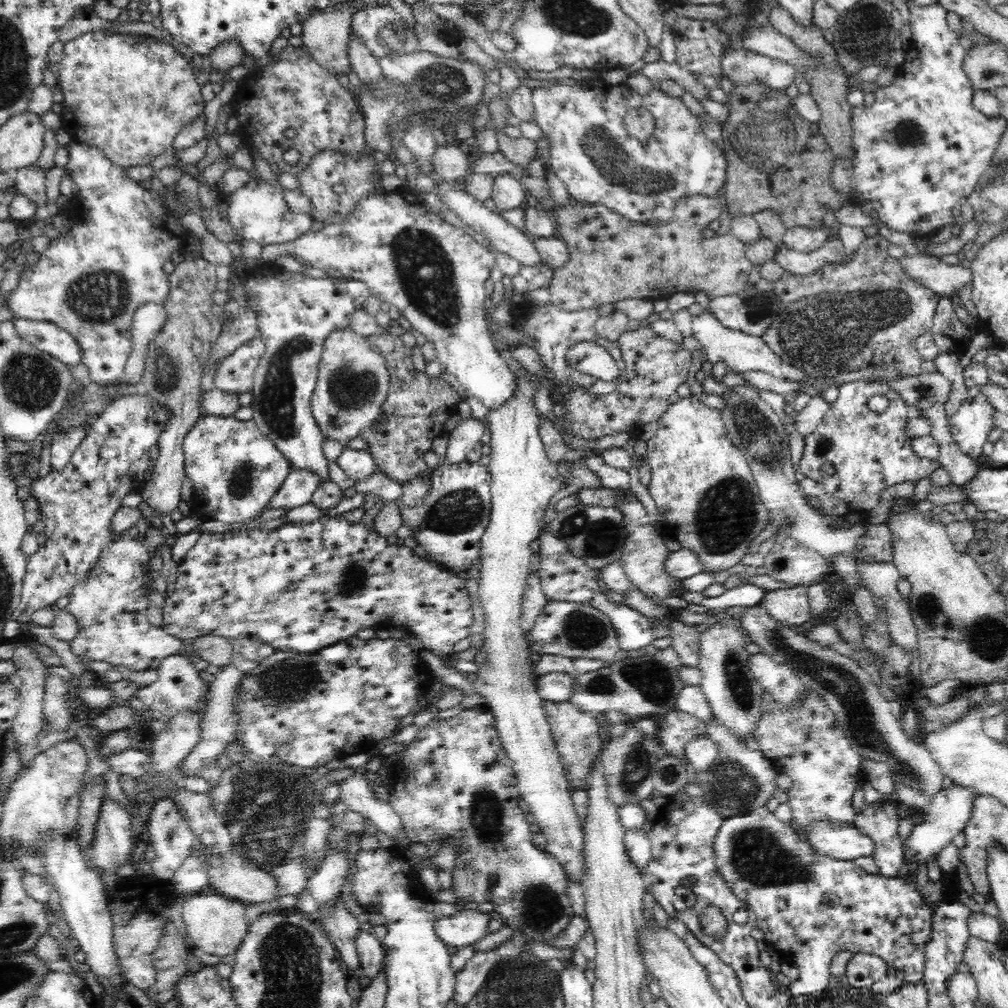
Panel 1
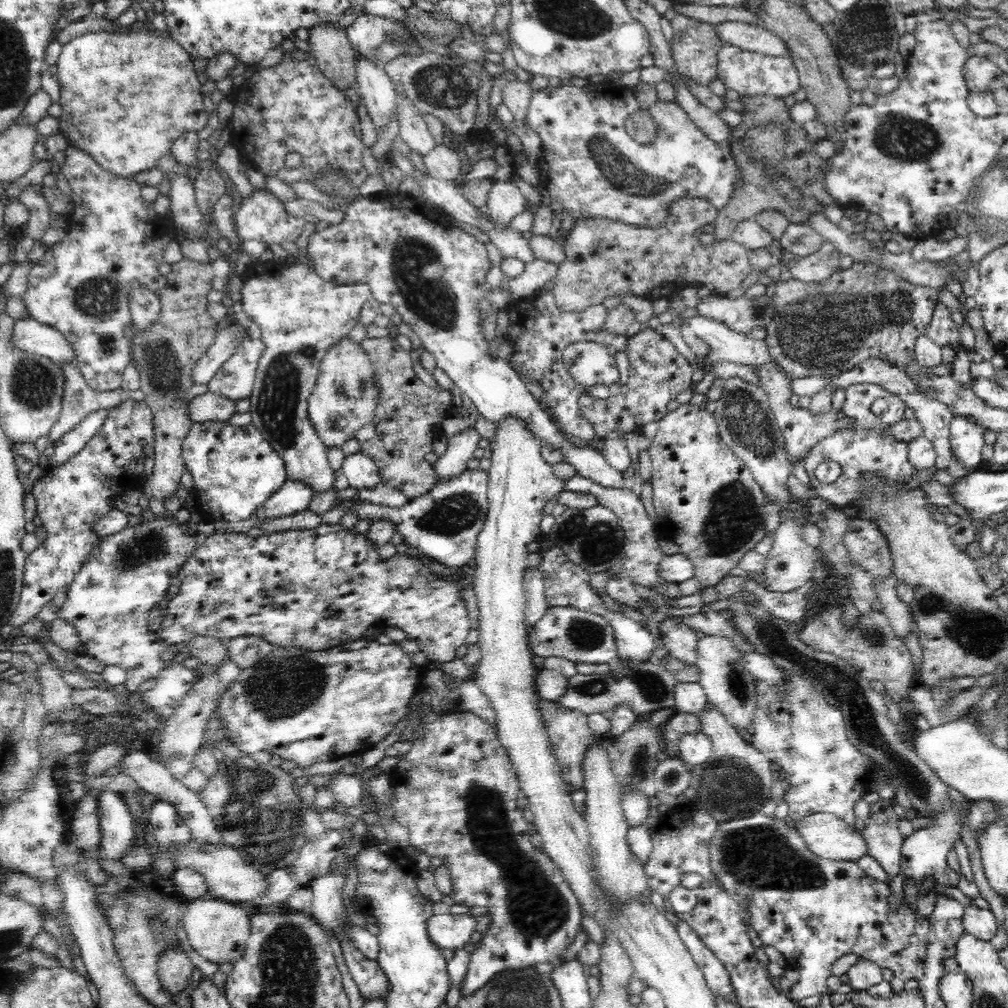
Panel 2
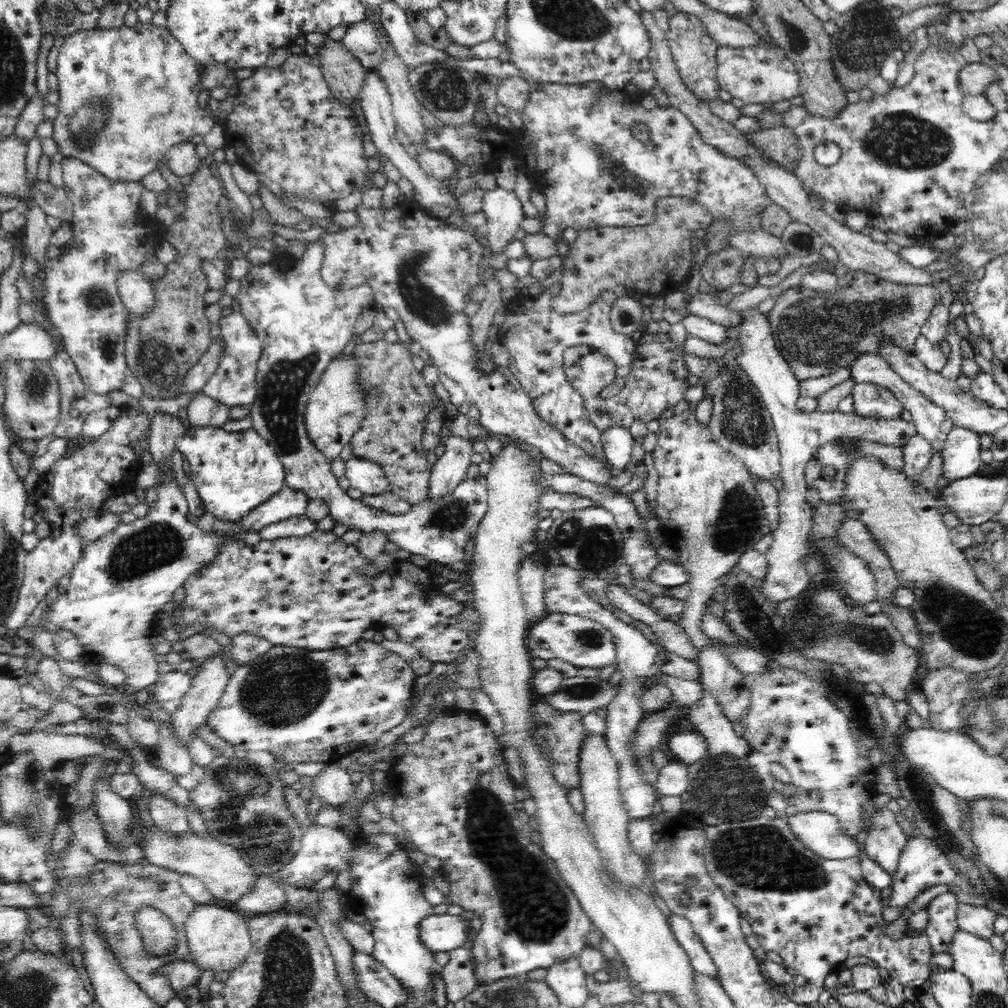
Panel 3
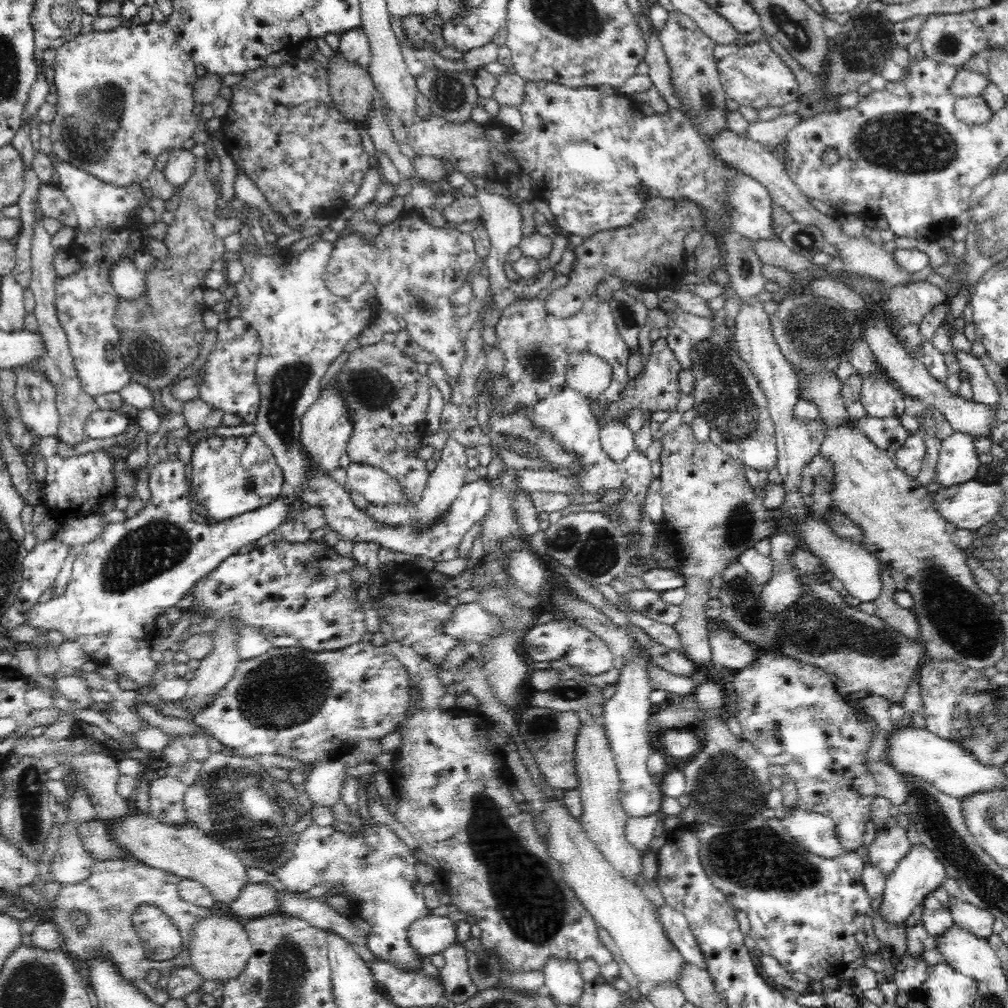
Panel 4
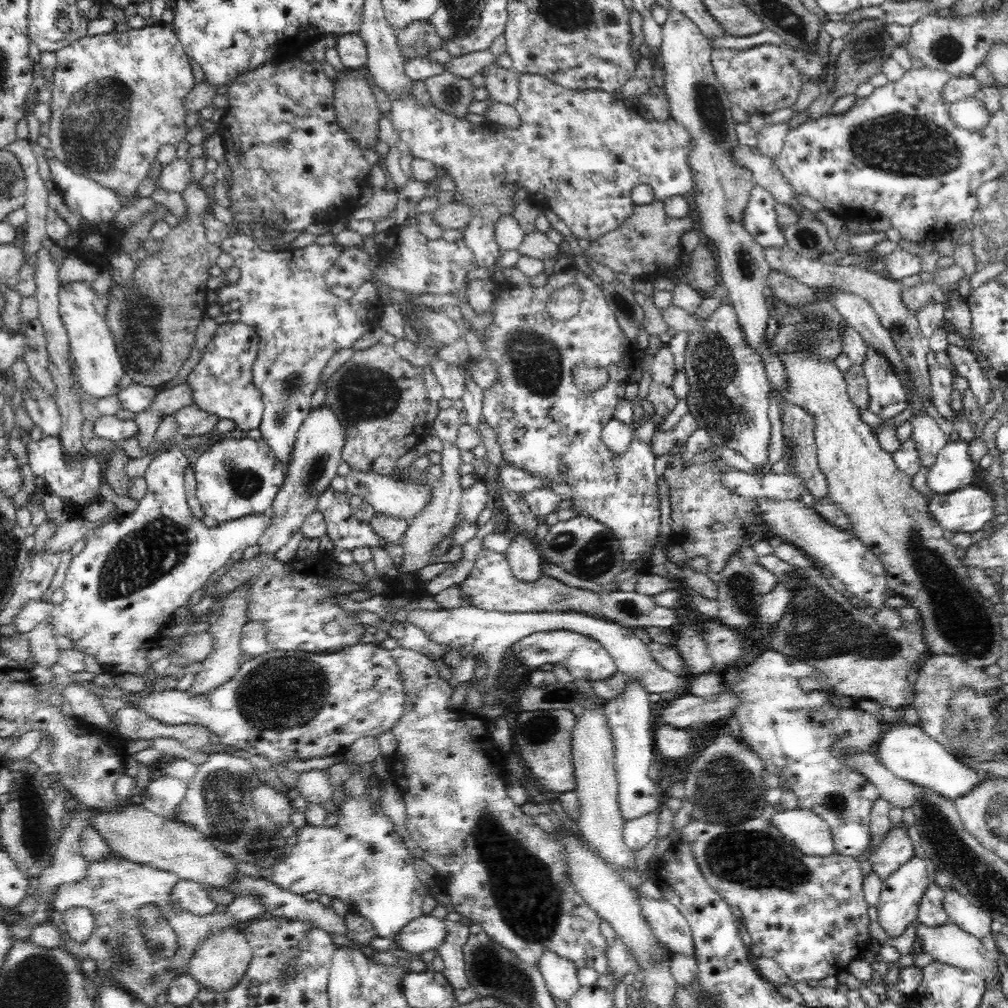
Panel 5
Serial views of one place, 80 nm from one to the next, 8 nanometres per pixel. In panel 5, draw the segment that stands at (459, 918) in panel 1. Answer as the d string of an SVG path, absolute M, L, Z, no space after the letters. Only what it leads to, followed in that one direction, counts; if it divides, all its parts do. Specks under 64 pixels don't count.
M422 915L411 920L395 937L396 946L412 954L424 954L428 950L438 950L446 938L444 919Z

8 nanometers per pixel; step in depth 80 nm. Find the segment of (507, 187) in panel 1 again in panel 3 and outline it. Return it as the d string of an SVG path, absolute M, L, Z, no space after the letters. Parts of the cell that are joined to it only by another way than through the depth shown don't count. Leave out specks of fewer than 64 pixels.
M496 188L485 192L481 210L487 218L483 228L487 252L504 253L525 217L520 198L512 190Z

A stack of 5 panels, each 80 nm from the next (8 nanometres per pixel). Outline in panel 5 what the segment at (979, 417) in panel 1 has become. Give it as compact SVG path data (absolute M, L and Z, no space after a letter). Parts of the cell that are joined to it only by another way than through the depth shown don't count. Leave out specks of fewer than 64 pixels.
M955 436L940 450L927 472L927 486L932 492L929 497L960 490L974 480L978 467L970 457L968 445L968 441Z

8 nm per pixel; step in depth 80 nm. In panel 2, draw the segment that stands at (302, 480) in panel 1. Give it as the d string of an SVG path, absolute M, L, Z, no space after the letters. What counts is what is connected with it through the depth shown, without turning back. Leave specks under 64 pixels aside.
M287 481L266 501L254 516L258 520L266 518L280 518L280 516L292 516L309 508L314 491L300 482Z

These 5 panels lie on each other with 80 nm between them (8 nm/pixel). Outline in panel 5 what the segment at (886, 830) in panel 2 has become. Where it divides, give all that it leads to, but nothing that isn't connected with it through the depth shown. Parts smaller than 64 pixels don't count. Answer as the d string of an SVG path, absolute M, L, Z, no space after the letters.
M899 825L893 826L869 856L868 864L880 879L885 881L895 870L914 856L914 847L908 831Z

